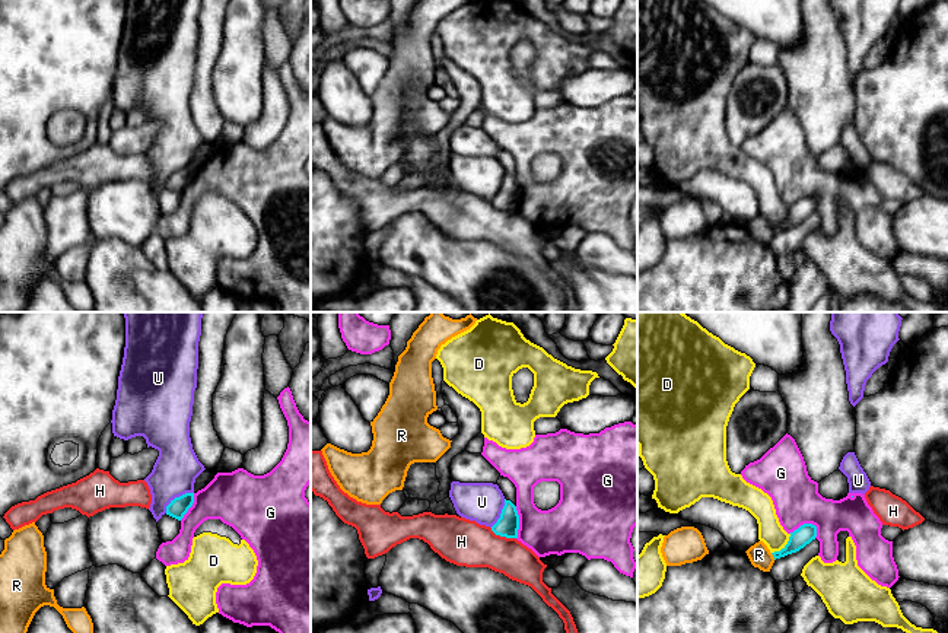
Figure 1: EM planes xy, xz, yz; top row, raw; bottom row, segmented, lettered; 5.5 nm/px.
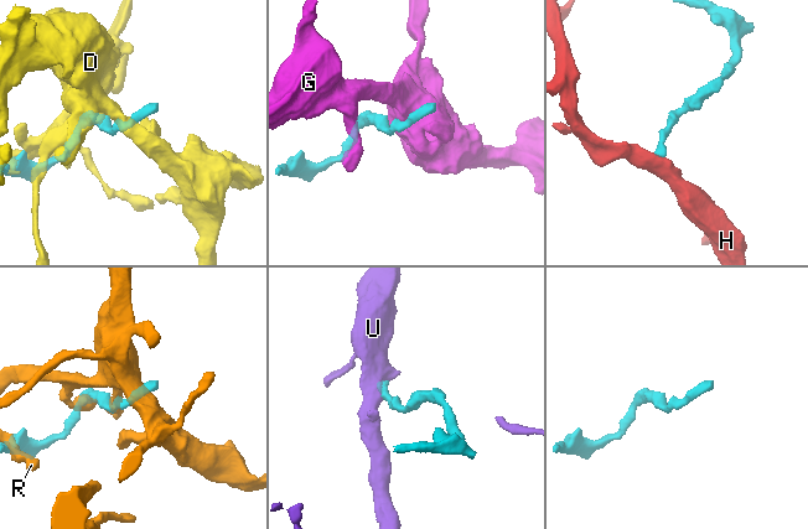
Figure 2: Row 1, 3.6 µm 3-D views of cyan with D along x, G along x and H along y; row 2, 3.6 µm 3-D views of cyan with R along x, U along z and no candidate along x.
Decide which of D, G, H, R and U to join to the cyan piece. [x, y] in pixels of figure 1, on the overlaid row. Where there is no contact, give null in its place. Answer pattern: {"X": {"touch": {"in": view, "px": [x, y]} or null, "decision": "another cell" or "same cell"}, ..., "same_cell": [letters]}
{"D": {"touch": {"in": "yz", "px": [785, 546]}, "decision": "another cell"}, "G": {"touch": {"in": "yz", "px": [804, 524]}, "decision": "another cell"}, "H": {"touch": {"in": "xz", "px": [503, 536]}, "decision": "another cell"}, "R": {"touch": {"in": "yz", "px": [773, 556]}, "decision": "another cell"}, "U": {"touch": {"in": "xy", "px": [177, 498]}, "decision": "another cell"}, "same_cell": []}

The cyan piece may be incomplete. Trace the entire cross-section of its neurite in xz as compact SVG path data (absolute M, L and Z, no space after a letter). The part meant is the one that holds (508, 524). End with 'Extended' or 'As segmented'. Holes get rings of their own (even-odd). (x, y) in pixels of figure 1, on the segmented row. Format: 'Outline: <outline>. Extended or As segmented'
Outline: M505 499L505 506L502 509L500 518L492 527L492 531L496 535L506 537L506 538L518 538L519 529L519 515L516 506Z. As segmented

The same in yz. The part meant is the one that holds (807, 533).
Outline: M804 524L793 532L790 532L788 544L780 550L772 553L774 560L788 554L796 553L809 544L817 537L817 527L812 524Z. As segmented

